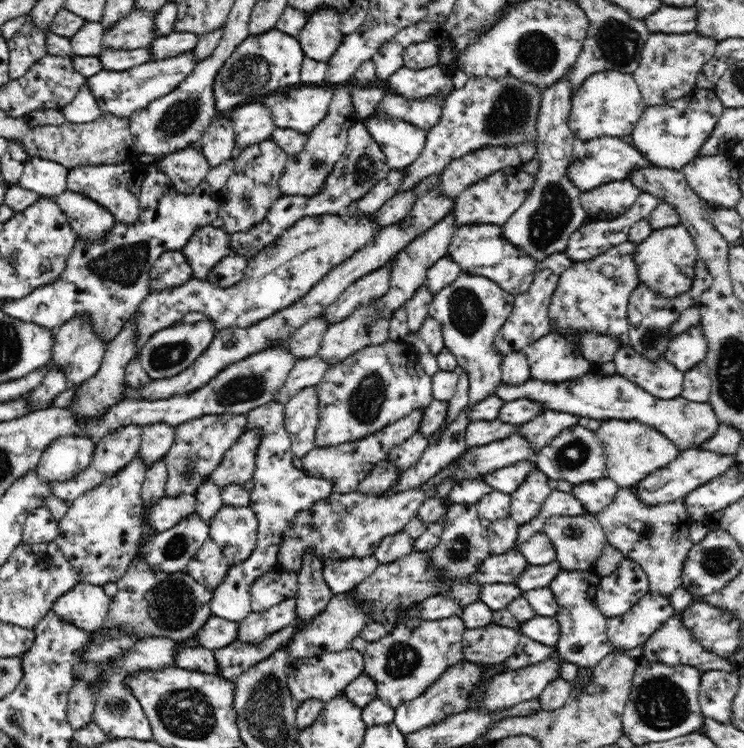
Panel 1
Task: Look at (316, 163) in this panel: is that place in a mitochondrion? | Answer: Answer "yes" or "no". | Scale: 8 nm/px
yes

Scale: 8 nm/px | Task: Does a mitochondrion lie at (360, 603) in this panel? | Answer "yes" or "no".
no

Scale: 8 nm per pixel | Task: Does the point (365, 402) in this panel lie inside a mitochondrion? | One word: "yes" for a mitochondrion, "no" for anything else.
yes

